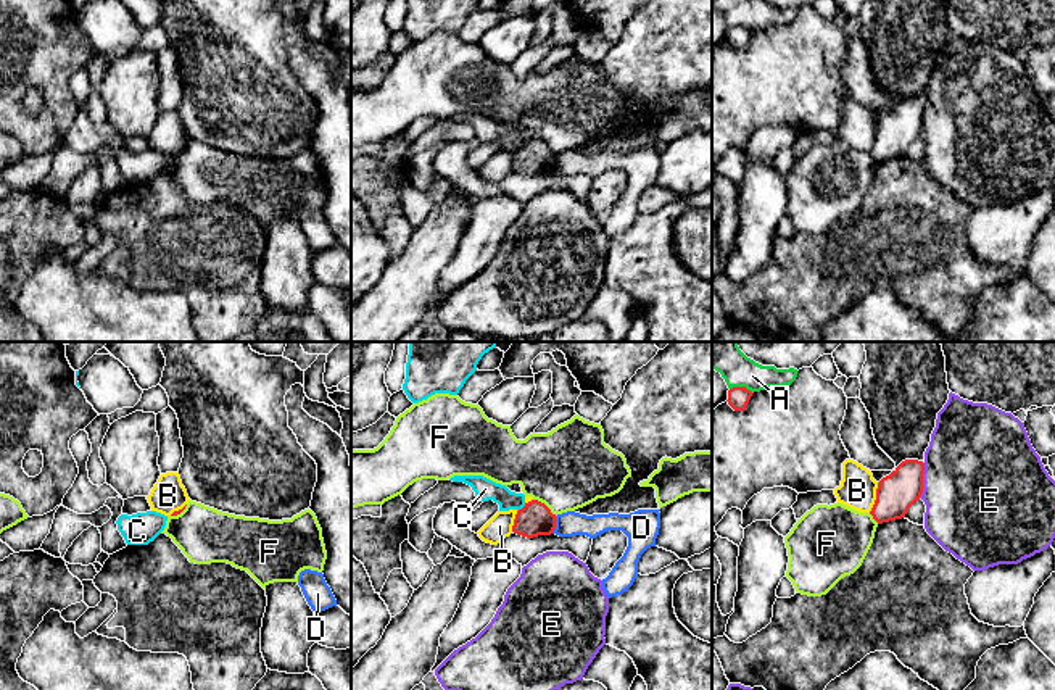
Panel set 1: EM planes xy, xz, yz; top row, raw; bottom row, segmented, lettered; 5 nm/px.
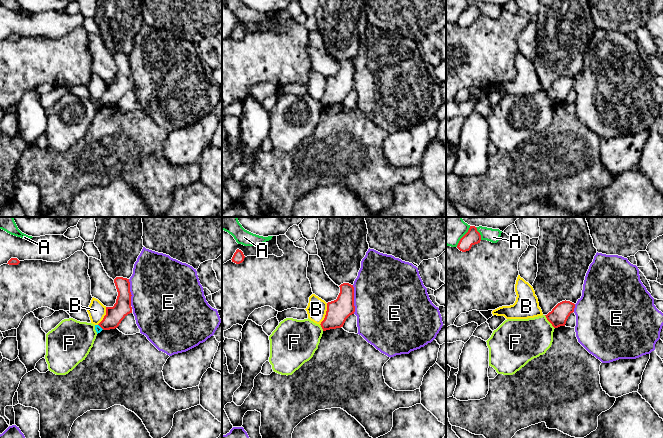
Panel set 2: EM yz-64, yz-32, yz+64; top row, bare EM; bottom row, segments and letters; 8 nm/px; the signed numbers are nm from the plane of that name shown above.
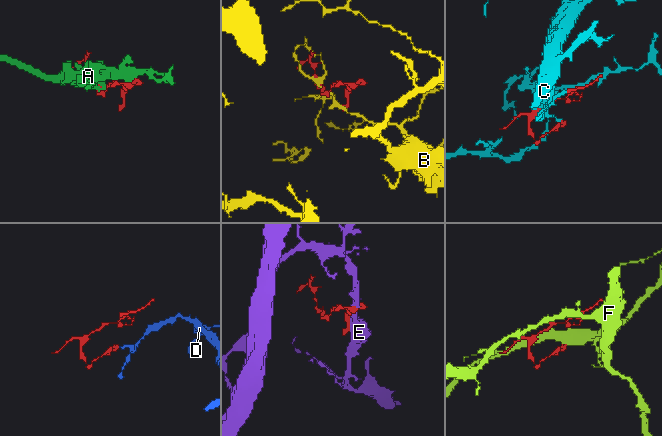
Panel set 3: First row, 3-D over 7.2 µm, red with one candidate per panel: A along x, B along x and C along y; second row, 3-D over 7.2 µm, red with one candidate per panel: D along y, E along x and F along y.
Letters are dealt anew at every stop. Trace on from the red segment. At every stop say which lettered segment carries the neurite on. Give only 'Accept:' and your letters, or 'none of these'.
Accept: none of these

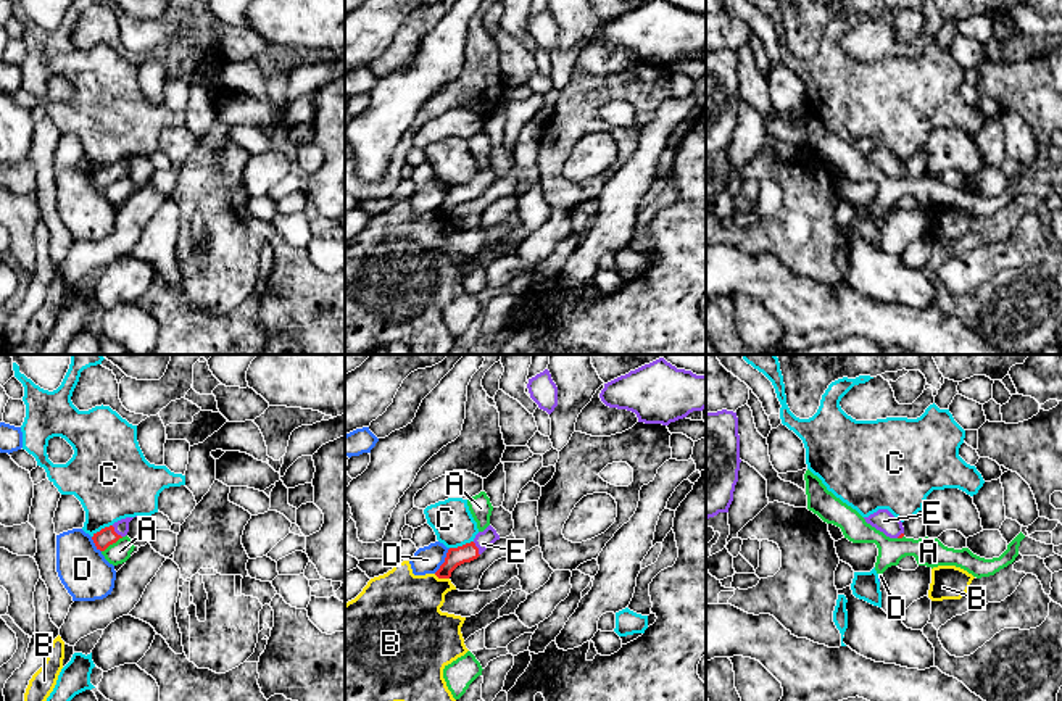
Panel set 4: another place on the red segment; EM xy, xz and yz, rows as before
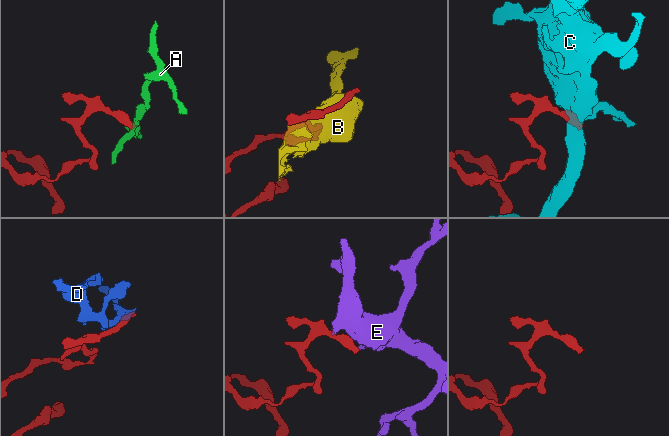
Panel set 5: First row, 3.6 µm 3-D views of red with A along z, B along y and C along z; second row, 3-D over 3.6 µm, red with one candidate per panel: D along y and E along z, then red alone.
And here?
Accept: E

